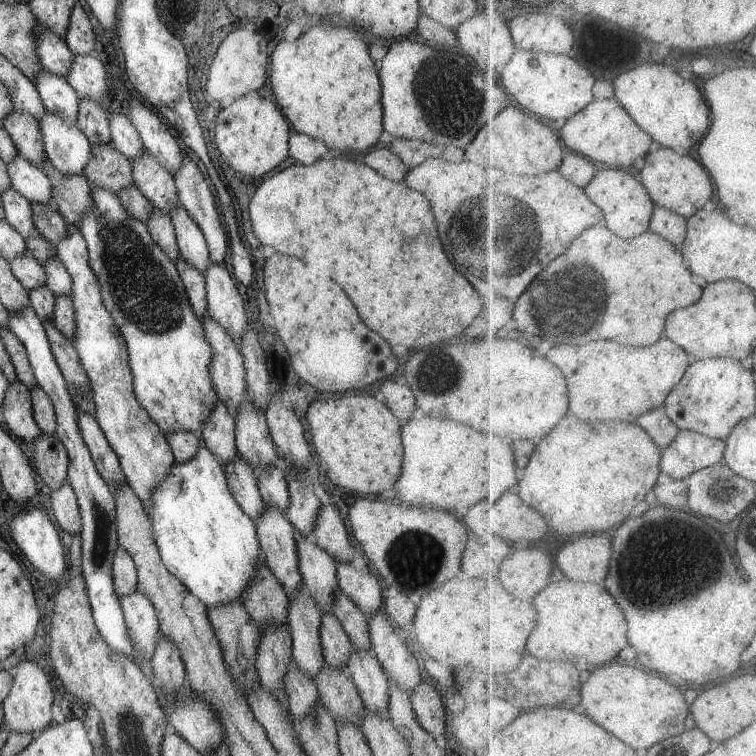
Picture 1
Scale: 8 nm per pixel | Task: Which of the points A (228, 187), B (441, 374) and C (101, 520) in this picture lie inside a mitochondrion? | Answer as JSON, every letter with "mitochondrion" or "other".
{"A":"other","B":"mitochondrion","C":"mitochondrion"}

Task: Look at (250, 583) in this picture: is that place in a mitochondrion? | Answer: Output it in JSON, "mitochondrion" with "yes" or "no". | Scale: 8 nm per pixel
{"mitochondrion":"no"}

